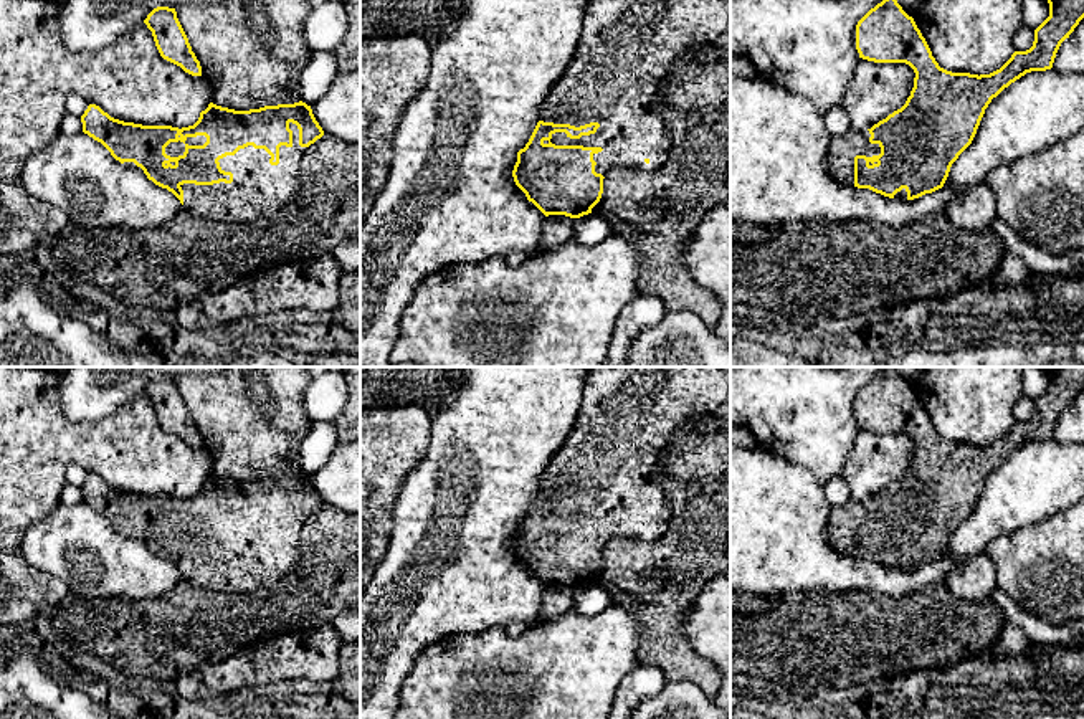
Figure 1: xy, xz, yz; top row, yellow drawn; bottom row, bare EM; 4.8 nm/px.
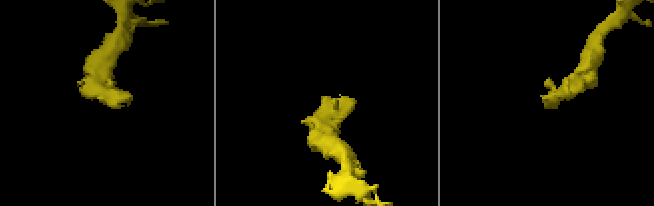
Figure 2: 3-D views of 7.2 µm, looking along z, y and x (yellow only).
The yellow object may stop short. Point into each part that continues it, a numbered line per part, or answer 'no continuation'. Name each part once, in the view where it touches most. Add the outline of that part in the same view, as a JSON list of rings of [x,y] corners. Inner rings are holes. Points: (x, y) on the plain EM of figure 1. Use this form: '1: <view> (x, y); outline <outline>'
1: xy (258, 559); outline [[[289,493],[292,516],[279,517],[279,534],[271,536],[264,519],[248,516],[220,529],[220,537],[233,544],[231,554],[183,554],[183,575],[188,585],[213,592],[251,592],[283,580],[299,562],[302,529],[299,499]]]

